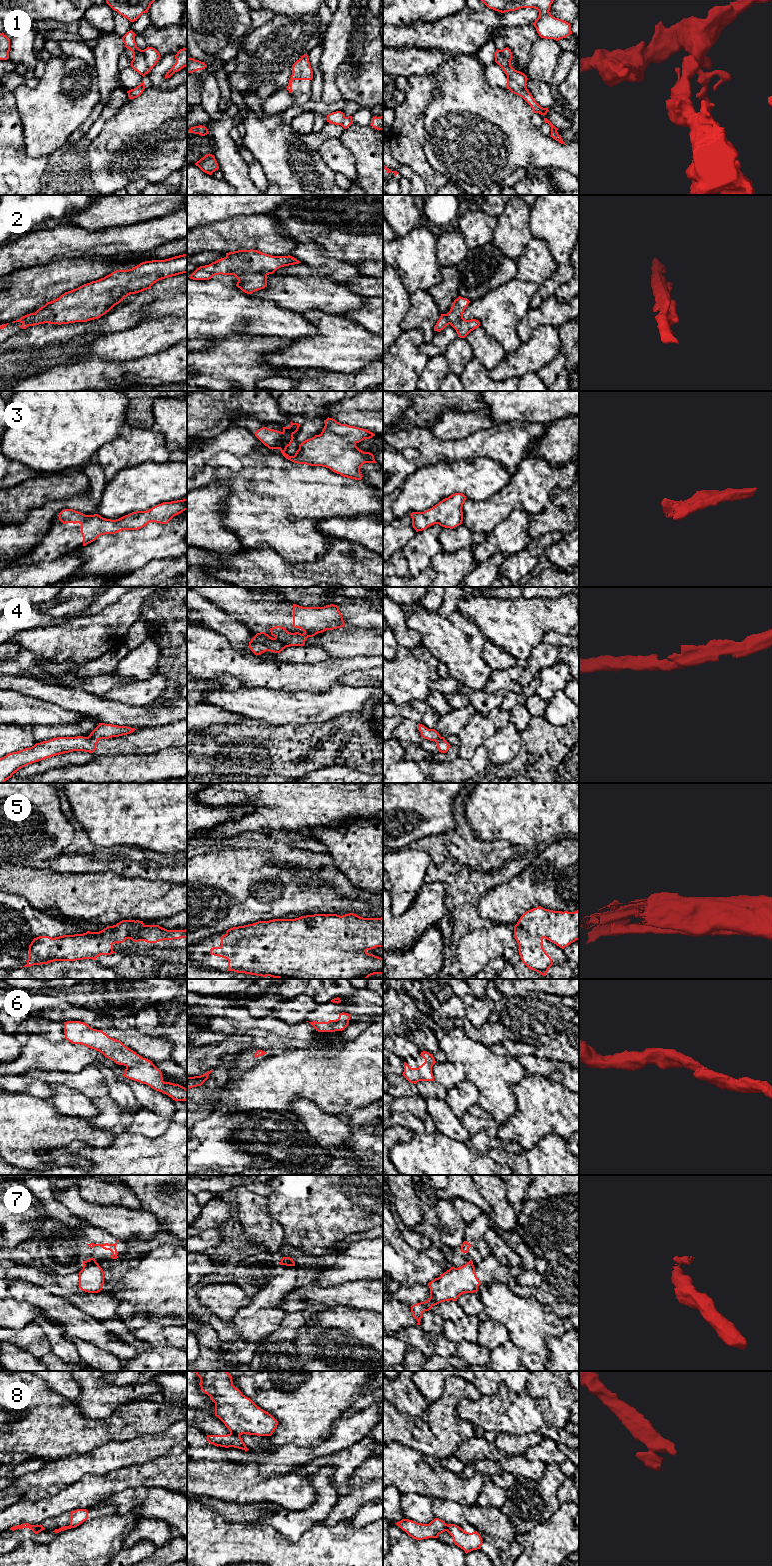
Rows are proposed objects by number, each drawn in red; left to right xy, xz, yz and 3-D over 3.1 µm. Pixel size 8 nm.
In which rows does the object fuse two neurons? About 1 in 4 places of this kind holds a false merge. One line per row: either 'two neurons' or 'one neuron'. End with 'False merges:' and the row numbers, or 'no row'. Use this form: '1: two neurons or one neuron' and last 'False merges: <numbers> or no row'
1: two neurons
2: one neuron
3: one neuron
4: two neurons
5: one neuron
6: one neuron
7: two neurons
8: two neurons
False merges: 1, 4, 7, 8

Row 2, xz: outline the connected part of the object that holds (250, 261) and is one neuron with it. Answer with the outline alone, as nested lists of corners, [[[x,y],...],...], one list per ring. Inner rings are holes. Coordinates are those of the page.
[[[238,250],[226,253],[224,258],[221,258],[209,265],[200,266],[191,275],[193,280],[209,280],[215,275],[234,275],[238,282],[236,286],[247,294],[252,294],[255,291],[264,289],[267,286],[267,276],[273,274],[277,269],[301,263],[296,258],[288,256],[272,256],[262,253],[258,250]]]

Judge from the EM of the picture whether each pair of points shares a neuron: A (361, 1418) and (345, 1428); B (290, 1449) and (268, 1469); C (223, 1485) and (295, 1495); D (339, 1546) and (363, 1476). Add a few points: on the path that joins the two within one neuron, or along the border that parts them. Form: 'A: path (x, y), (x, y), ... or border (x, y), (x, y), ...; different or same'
A: path (357, 1422), (349, 1428); same
B: path (285, 1454), (273, 1464); same
C: path (241, 1485), (247, 1485), (256, 1489), (277, 1489); same
D: border (347, 1519), (343, 1519), (333, 1526), (324, 1525); different

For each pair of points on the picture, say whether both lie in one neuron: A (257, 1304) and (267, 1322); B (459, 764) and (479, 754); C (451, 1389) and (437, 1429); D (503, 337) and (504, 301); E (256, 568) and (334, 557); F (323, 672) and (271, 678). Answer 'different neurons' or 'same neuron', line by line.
A: same neuron
B: same neuron
C: same neuron
D: same neuron
E: same neuron
F: same neuron

